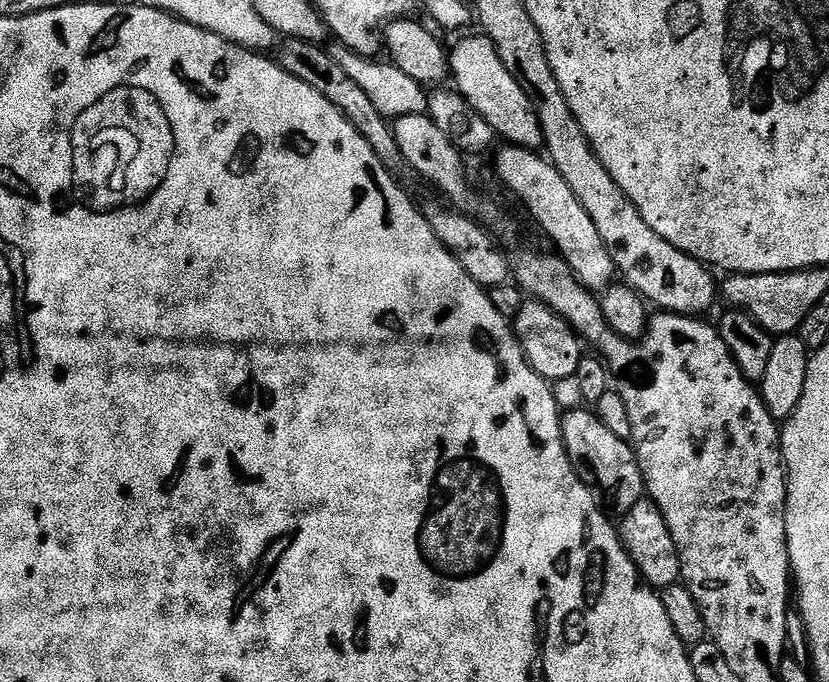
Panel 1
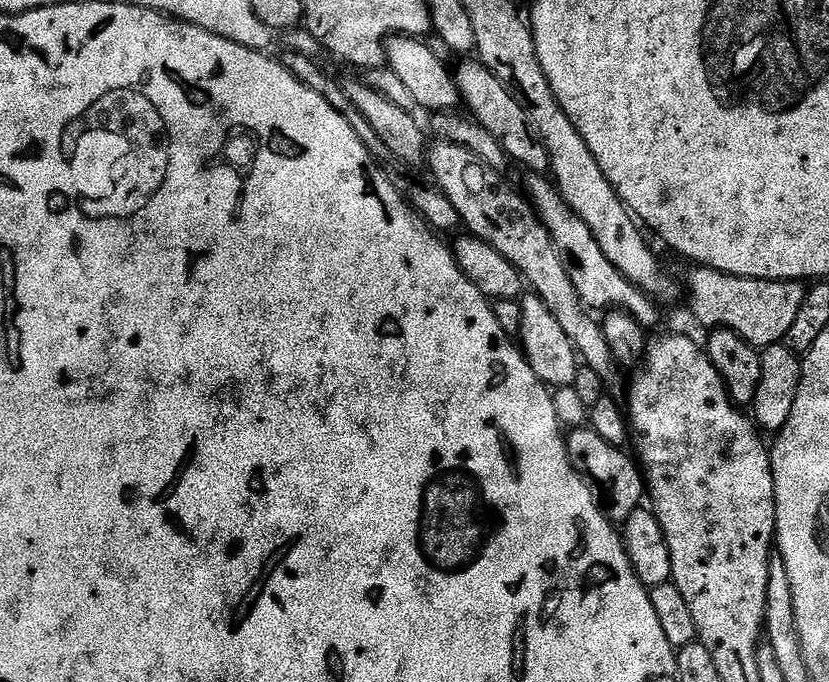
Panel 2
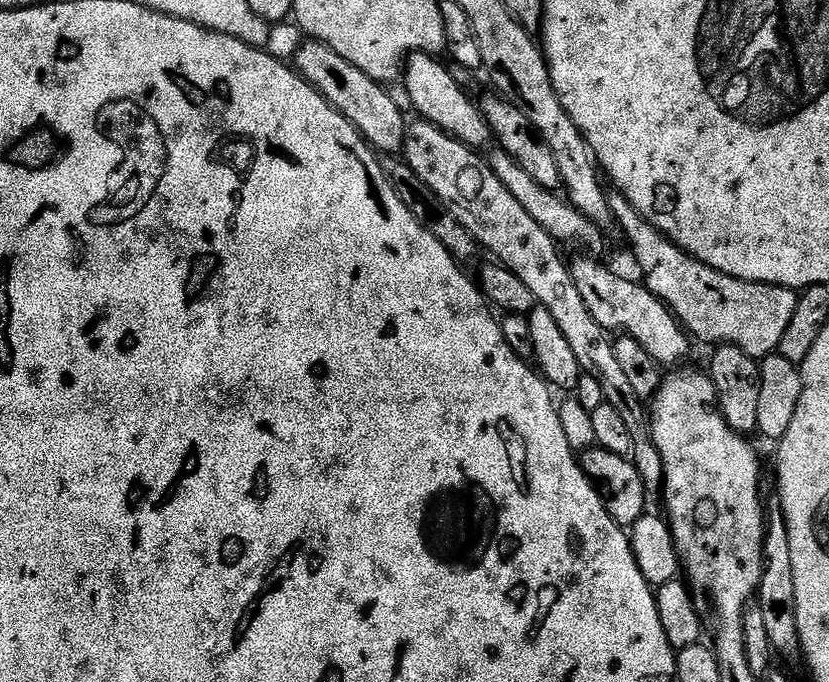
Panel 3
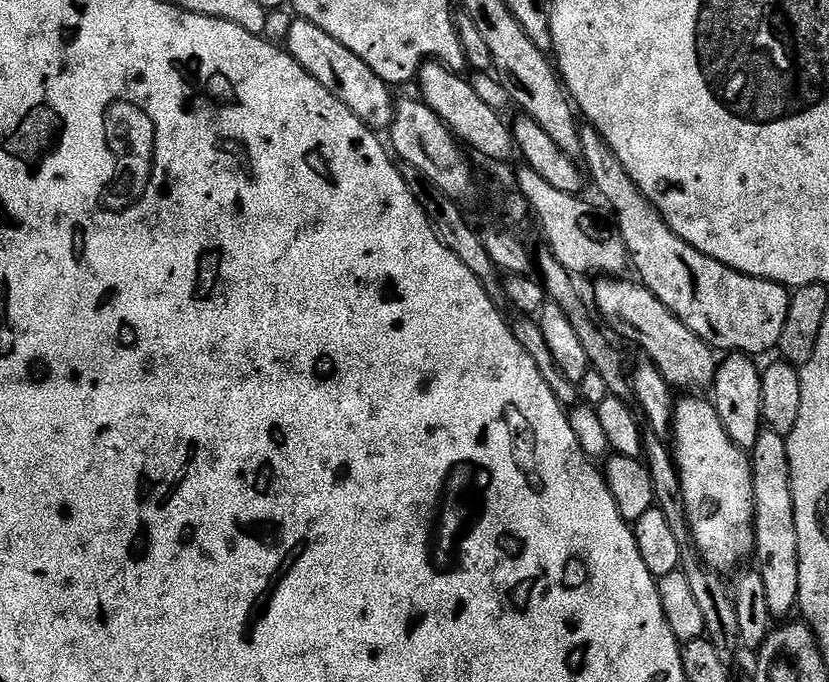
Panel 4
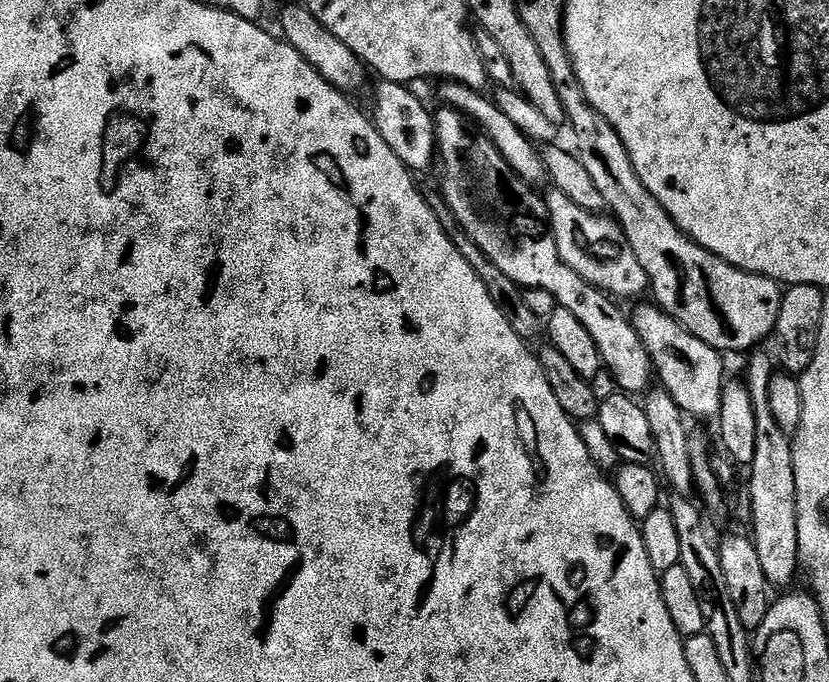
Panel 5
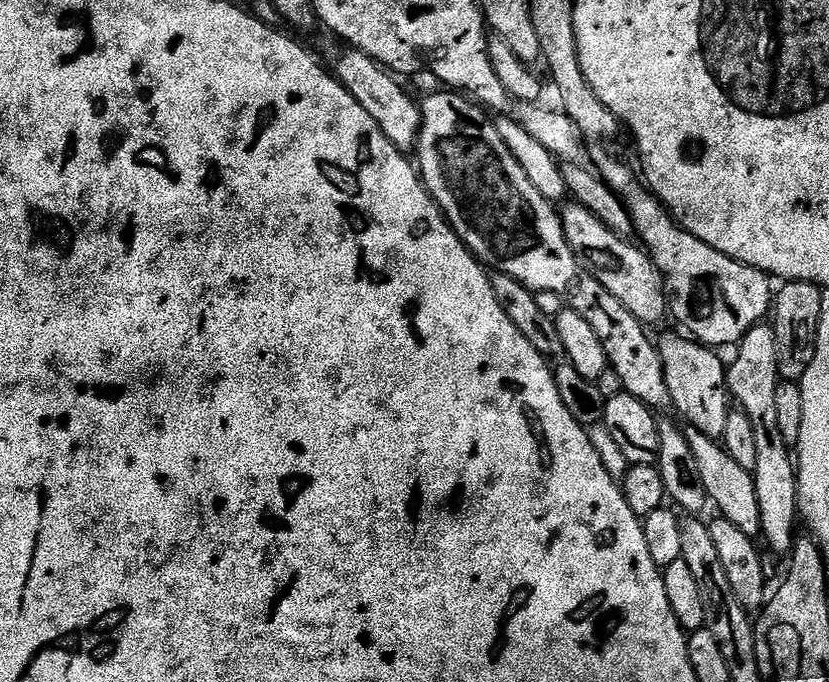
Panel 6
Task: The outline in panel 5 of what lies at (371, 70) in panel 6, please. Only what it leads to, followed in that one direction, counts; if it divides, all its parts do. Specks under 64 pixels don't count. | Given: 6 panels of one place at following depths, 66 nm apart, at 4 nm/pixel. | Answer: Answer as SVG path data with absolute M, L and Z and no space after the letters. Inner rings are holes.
M380 80L376 88L376 129L382 134L386 146L398 154L398 158L413 173L424 172L433 167L436 155L436 121L433 113L428 113L429 105L417 100L407 90L406 84Z

